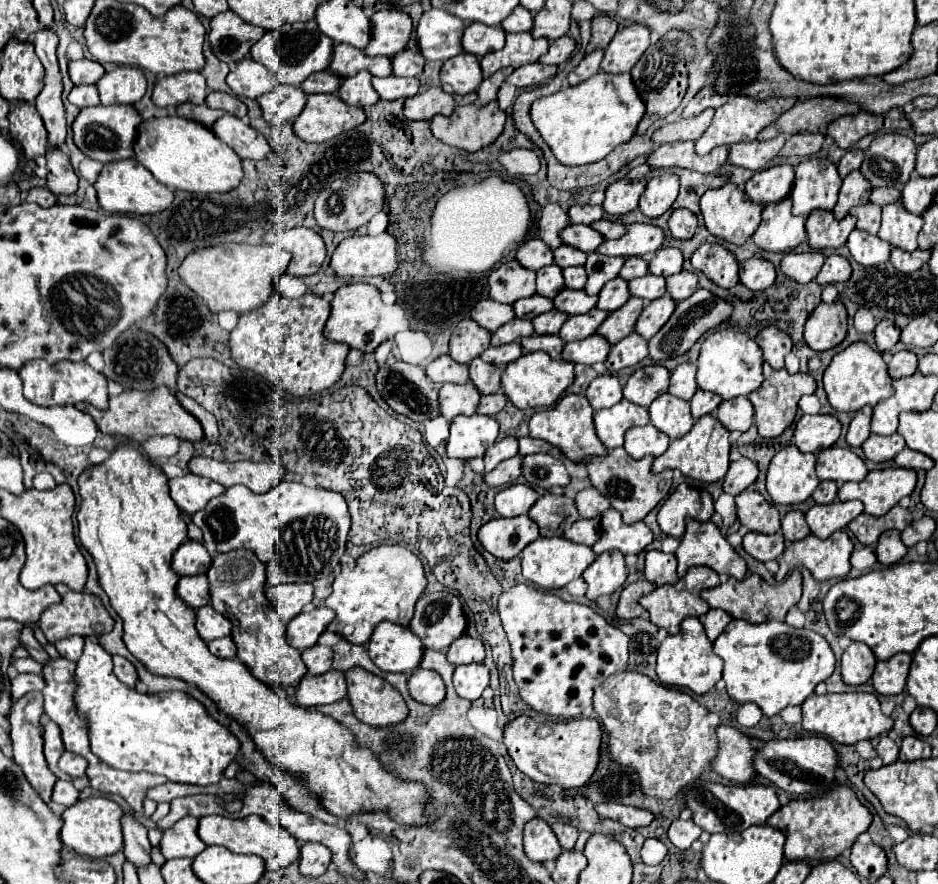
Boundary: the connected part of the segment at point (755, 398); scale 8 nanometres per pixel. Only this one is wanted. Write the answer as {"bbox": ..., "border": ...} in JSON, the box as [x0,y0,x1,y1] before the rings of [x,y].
{"bbox":[748,363,816,438],"border":[[[763,363],[764,382],[756,391],[752,392],[748,398],[754,404],[754,420],[756,420],[756,428],[758,434],[764,438],[776,438],[780,436],[792,422],[796,416],[796,408],[798,408],[798,400],[804,394],[812,394],[816,390],[816,382],[810,374],[788,374],[786,370],[772,370],[771,366]]]}

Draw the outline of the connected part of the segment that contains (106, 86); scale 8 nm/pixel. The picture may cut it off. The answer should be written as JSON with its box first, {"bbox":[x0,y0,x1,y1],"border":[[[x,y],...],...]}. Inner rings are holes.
{"bbox":[98,66,146,104],"border":[[[118,66],[106,72],[98,82],[100,102],[110,104],[134,104],[146,94],[146,76],[136,66]]]}

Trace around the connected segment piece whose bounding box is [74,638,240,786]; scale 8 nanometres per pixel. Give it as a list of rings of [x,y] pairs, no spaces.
[[[86,638],[74,678],[80,688],[76,706],[88,718],[92,754],[112,768],[146,770],[162,774],[172,782],[208,786],[224,778],[224,770],[240,750],[238,738],[212,718],[196,698],[184,692],[138,694],[122,684],[112,672],[112,656],[90,638]]]

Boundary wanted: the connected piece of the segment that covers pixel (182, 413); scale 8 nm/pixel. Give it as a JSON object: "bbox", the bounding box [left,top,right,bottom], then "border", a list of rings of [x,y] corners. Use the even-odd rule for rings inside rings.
{"bbox":[76,386,204,442],"border":[[[160,386],[148,392],[124,390],[122,394],[110,398],[108,410],[92,408],[92,404],[76,404],[76,408],[90,414],[104,434],[122,434],[136,442],[144,442],[150,436],[164,436],[164,434],[172,434],[172,436],[178,436],[180,440],[192,440],[192,442],[198,442],[204,438],[202,434],[204,430],[200,428],[200,422],[180,406],[180,402],[176,400],[176,396],[168,386]]]}

